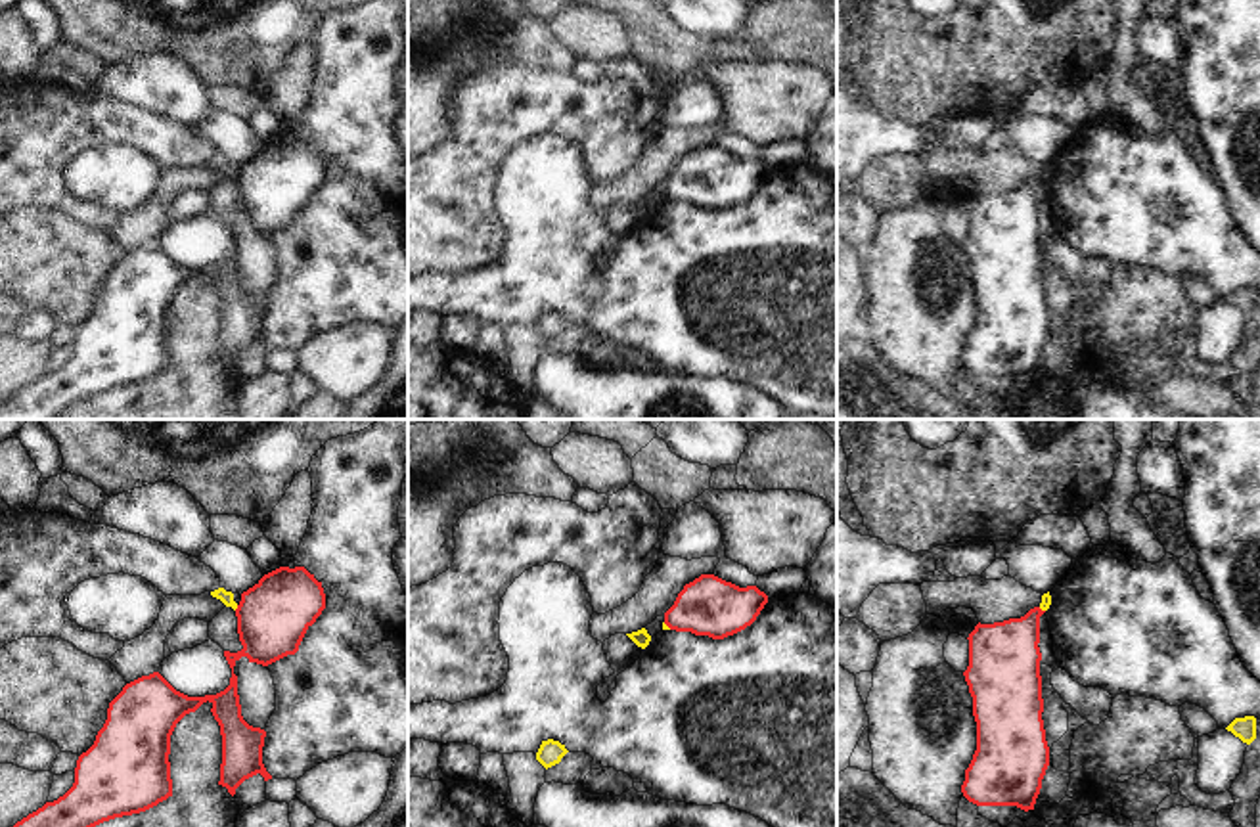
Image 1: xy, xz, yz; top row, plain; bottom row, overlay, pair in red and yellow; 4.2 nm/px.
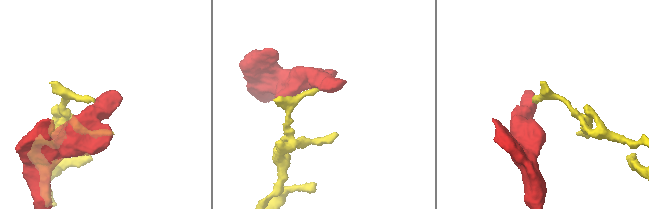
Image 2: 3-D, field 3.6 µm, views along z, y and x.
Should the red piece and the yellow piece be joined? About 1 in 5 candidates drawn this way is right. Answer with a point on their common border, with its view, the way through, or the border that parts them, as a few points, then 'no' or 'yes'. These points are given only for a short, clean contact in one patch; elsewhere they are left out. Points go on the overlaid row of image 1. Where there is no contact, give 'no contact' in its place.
meets red in xy at (238, 607); border along xy (238, 605), (234, 609); no

